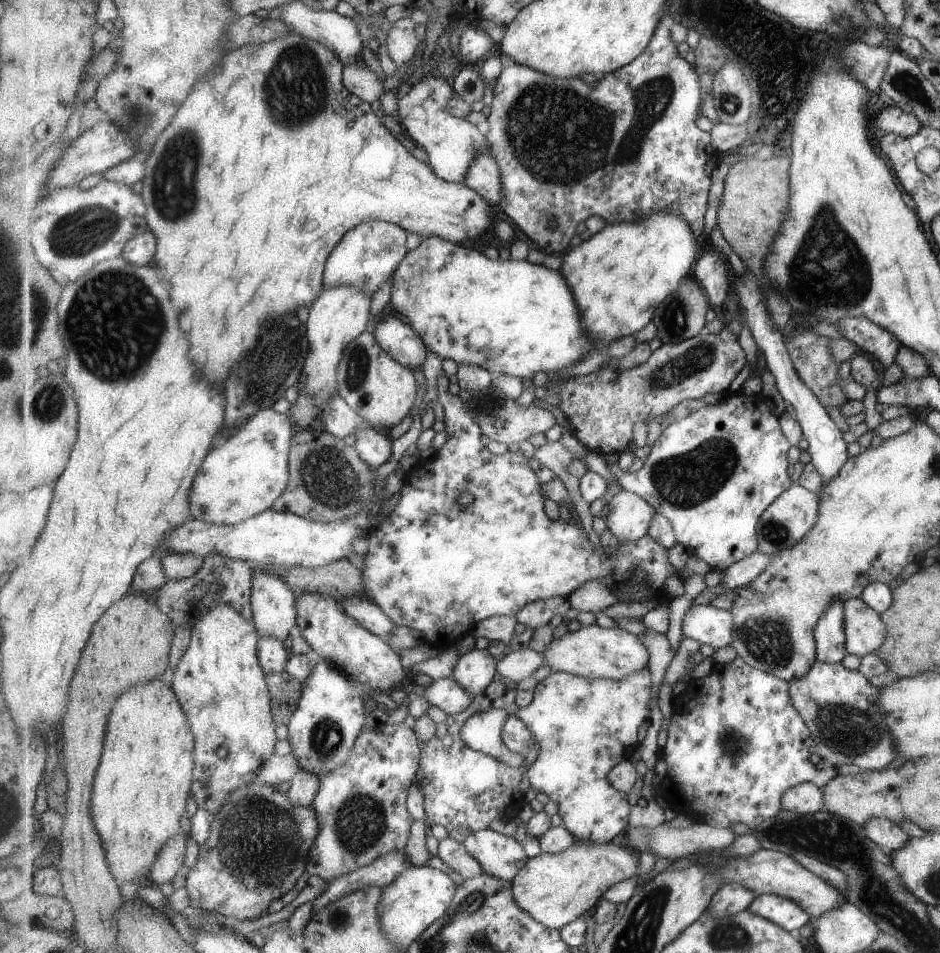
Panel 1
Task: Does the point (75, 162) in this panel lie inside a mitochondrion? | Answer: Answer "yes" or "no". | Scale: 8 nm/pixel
no

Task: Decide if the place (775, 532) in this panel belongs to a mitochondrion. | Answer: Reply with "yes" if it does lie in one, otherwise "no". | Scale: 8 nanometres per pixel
yes

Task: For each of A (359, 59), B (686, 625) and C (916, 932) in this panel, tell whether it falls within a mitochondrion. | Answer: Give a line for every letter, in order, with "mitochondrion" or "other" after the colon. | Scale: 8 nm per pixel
A: other
B: other
C: mitochondrion

